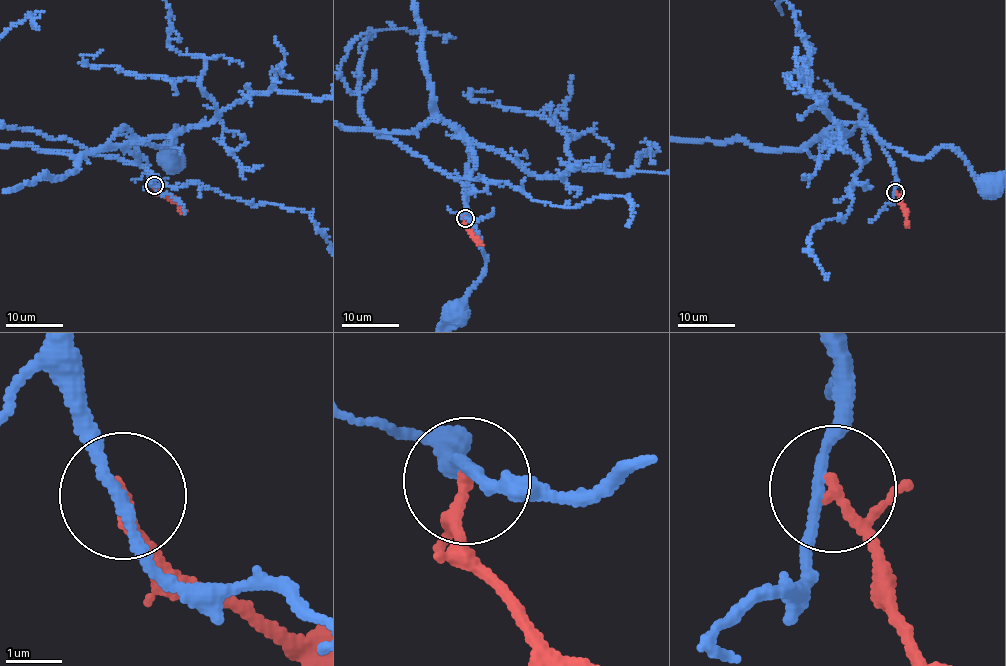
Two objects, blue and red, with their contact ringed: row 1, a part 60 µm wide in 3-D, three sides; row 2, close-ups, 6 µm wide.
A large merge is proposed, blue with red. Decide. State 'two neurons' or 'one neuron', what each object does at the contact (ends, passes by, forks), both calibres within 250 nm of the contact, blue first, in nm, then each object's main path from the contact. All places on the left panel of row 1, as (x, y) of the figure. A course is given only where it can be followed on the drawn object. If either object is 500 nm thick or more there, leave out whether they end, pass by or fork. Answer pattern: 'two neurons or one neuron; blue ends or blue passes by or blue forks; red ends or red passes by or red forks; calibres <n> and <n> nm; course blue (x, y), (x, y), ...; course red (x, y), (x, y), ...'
two neurons; blue passes by; red passes by; calibres 180 and 160 nm; course blue (154, 185), (148, 161), (134, 145), (136, 139), (156, 146), (166, 144), (176, 127), (175, 150), (167, 160); course red (154, 185), (186, 212)

